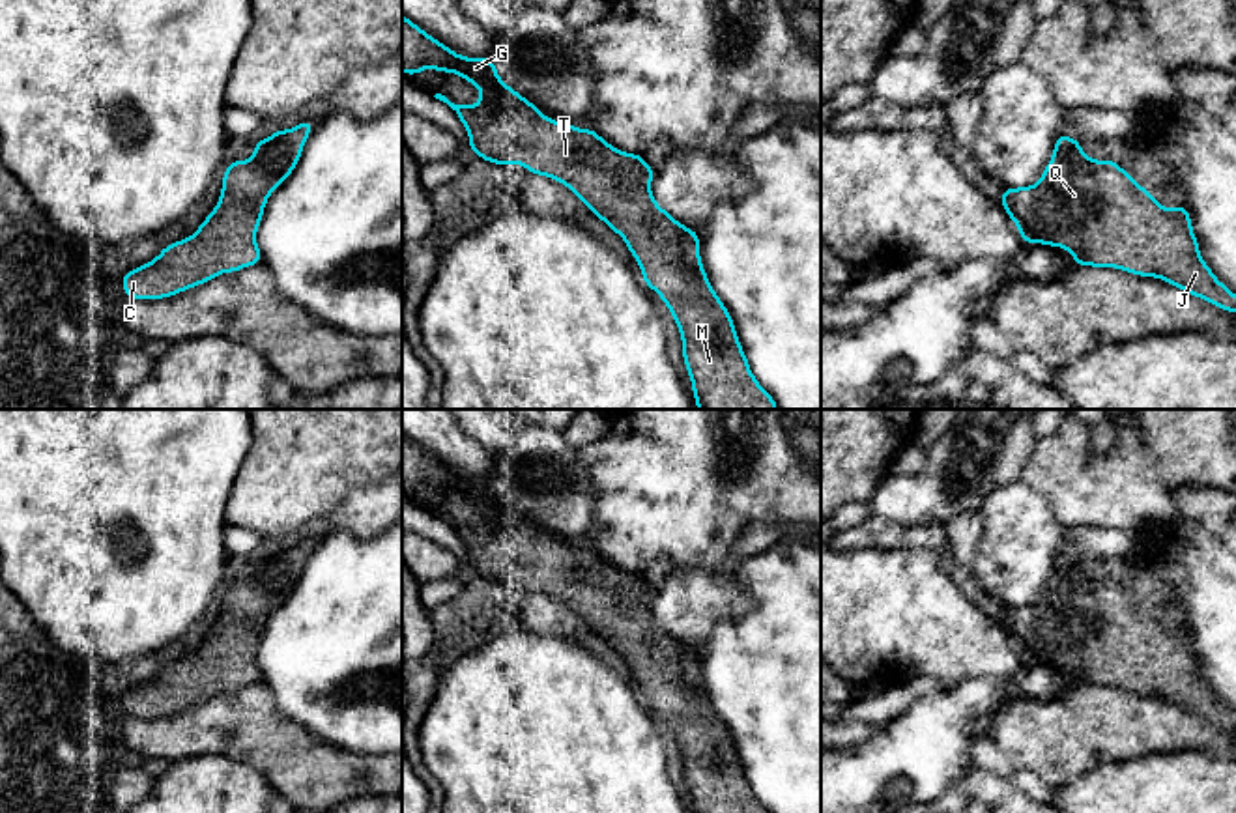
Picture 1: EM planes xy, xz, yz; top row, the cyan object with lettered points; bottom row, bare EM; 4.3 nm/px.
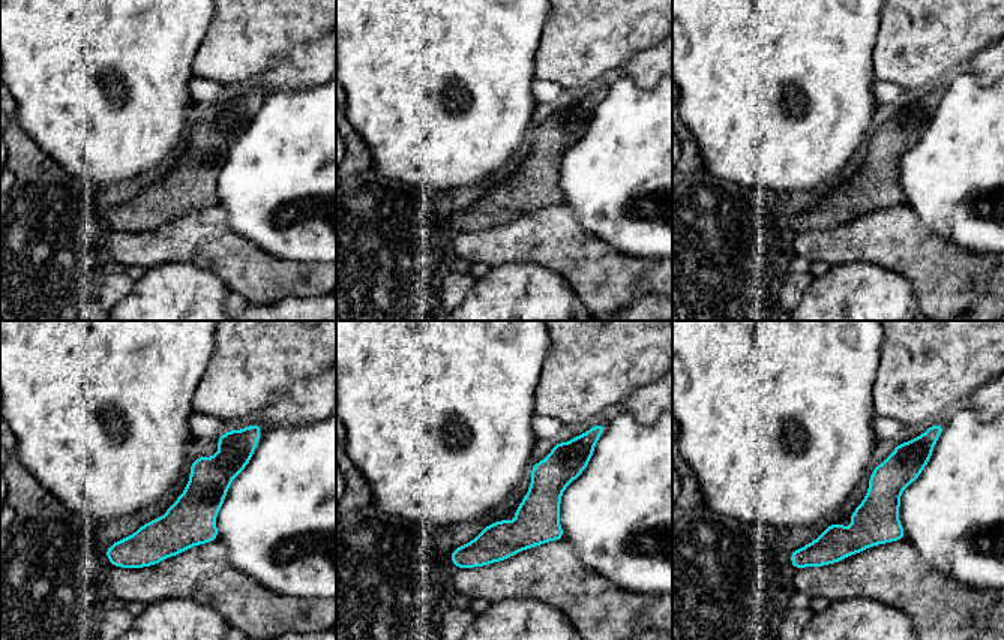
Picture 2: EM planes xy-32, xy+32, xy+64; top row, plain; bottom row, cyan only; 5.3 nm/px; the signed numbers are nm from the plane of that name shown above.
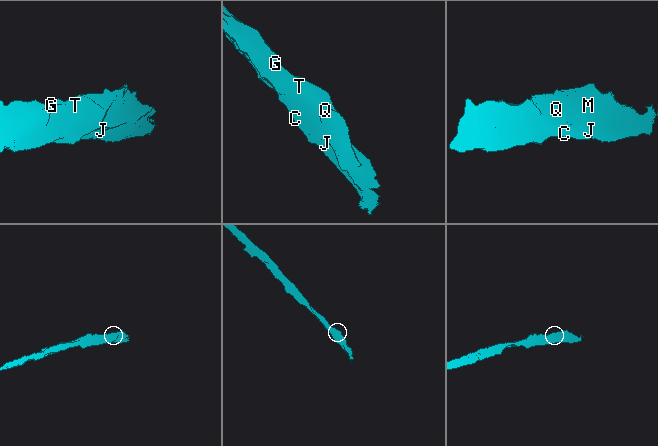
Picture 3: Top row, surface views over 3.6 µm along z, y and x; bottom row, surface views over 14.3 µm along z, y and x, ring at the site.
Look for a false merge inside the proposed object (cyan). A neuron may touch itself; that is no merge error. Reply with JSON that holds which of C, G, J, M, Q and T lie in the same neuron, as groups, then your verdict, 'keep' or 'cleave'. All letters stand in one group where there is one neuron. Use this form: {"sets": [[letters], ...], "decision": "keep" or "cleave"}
{"sets": [["C", "G", "J", "M", "Q", "T"]], "decision": "keep"}

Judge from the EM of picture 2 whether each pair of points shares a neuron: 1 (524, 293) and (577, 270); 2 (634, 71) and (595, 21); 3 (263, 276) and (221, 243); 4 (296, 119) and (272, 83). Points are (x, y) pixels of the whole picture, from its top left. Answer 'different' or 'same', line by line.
1: different
2: different
3: same
4: different

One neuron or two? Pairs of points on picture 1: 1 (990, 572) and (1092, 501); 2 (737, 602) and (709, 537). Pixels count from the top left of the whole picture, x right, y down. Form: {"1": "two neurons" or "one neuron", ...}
{"1": "two neurons", "2": "two neurons"}

